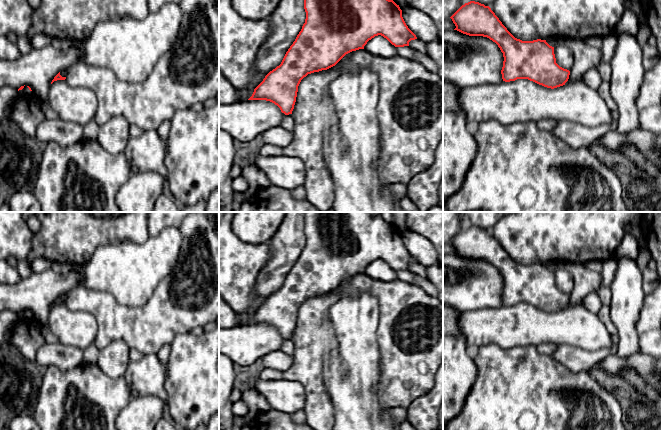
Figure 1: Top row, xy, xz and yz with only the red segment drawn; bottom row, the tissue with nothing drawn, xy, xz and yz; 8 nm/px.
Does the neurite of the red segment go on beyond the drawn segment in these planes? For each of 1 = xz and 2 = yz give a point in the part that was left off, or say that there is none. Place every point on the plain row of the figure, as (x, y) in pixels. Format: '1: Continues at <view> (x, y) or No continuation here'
1: No continuation here
2: No continuation here

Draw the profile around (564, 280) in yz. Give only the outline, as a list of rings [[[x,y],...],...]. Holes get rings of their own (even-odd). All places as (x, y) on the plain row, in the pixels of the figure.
[[[558,266],[554,271],[554,278],[556,282],[556,287],[567,294],[570,294],[574,288],[574,278],[569,271],[562,267]]]

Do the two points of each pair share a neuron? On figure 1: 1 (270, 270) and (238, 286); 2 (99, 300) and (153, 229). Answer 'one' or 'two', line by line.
1: two
2: two

